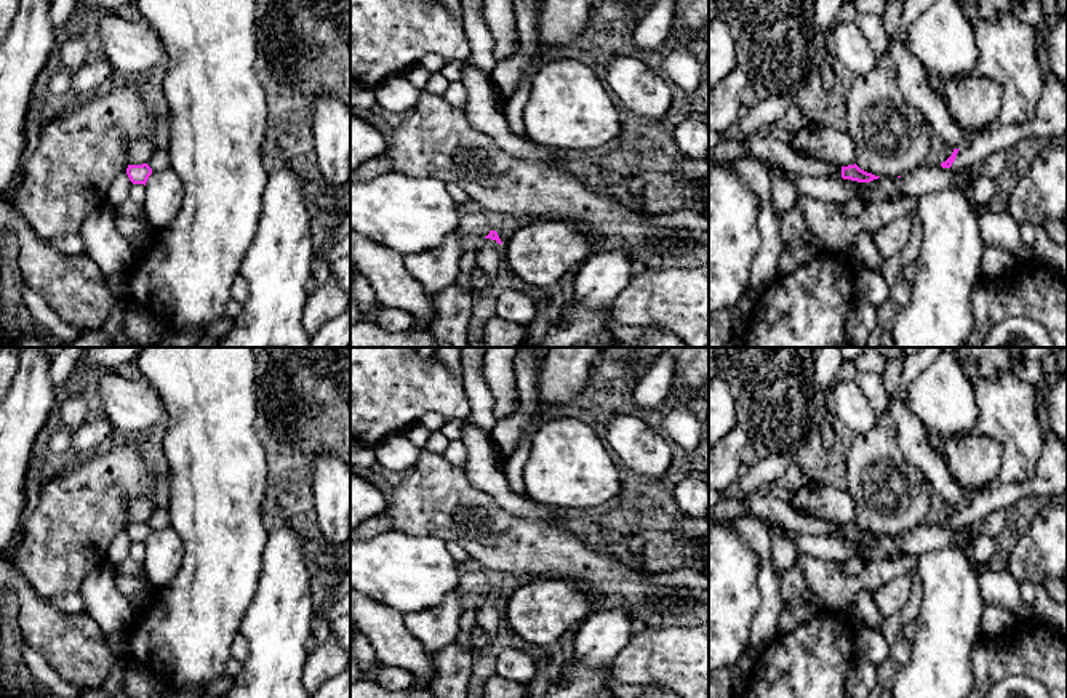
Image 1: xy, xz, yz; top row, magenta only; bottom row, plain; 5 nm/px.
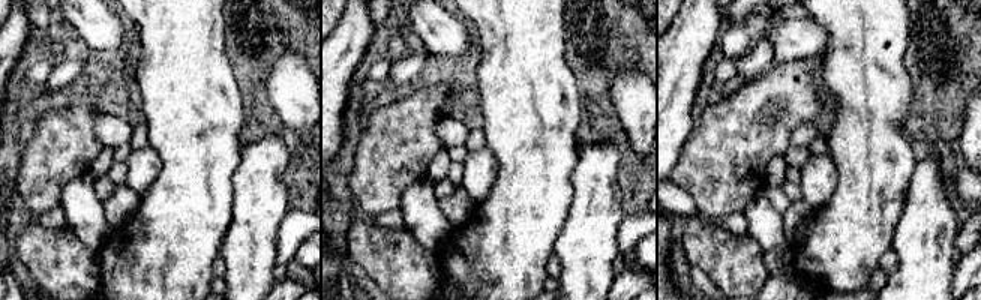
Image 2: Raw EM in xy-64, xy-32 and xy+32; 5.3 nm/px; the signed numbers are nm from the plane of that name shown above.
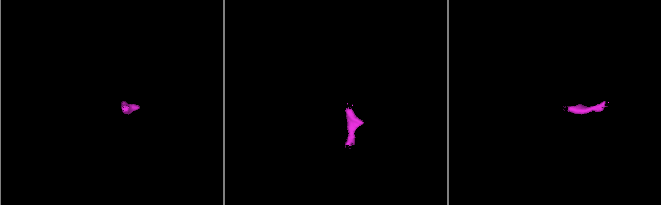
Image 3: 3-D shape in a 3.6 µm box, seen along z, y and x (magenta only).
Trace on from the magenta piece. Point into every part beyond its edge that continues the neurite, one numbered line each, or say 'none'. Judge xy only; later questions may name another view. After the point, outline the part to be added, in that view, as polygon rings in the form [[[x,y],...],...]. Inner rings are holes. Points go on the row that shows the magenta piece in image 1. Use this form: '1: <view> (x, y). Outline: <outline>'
none

